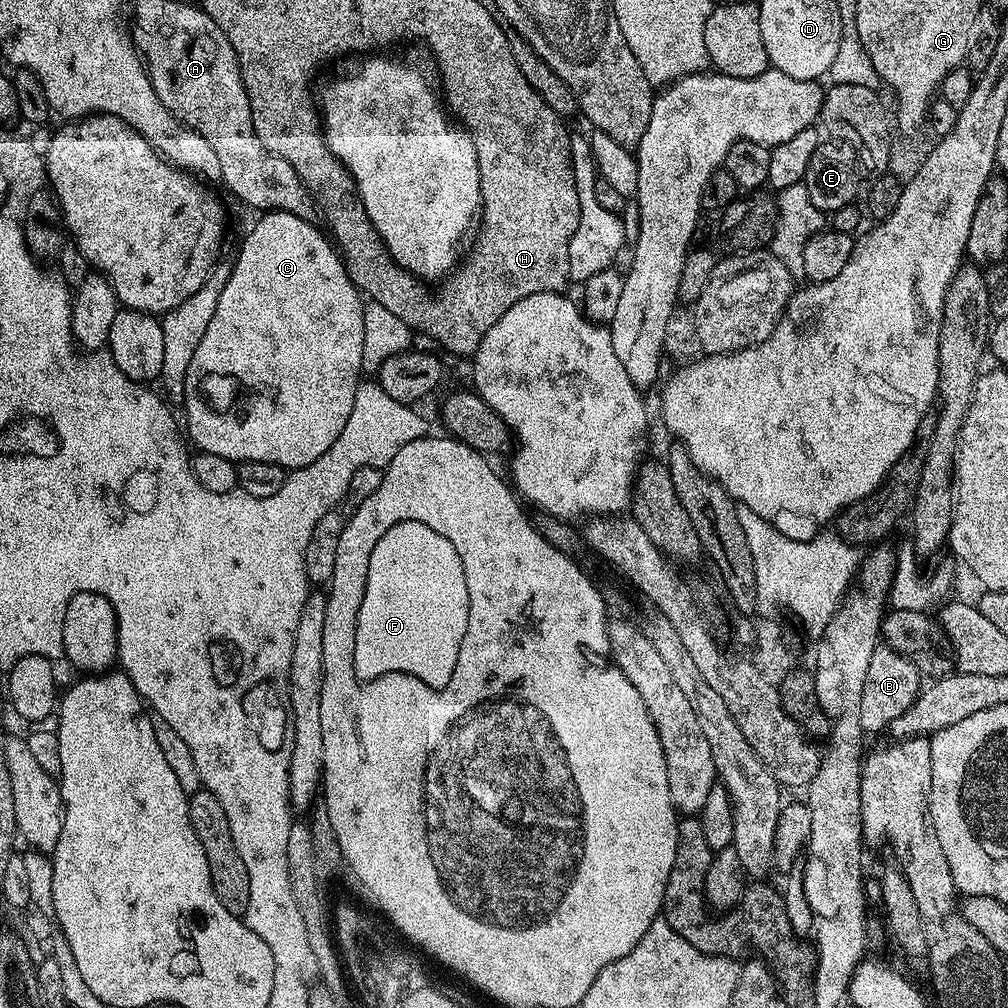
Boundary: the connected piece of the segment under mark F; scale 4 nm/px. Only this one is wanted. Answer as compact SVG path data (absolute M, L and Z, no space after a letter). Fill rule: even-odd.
M420 524L392 528L380 540L376 556L372 556L372 576L368 576L368 596L364 596L364 612L360 612L360 636L356 636L356 668L360 668L360 676L380 676L388 668L404 668L404 672L424 676L428 684L444 684L448 672L452 672L452 660L456 660L460 632L464 632L464 576L460 576L456 552L436 532L420 528Z

